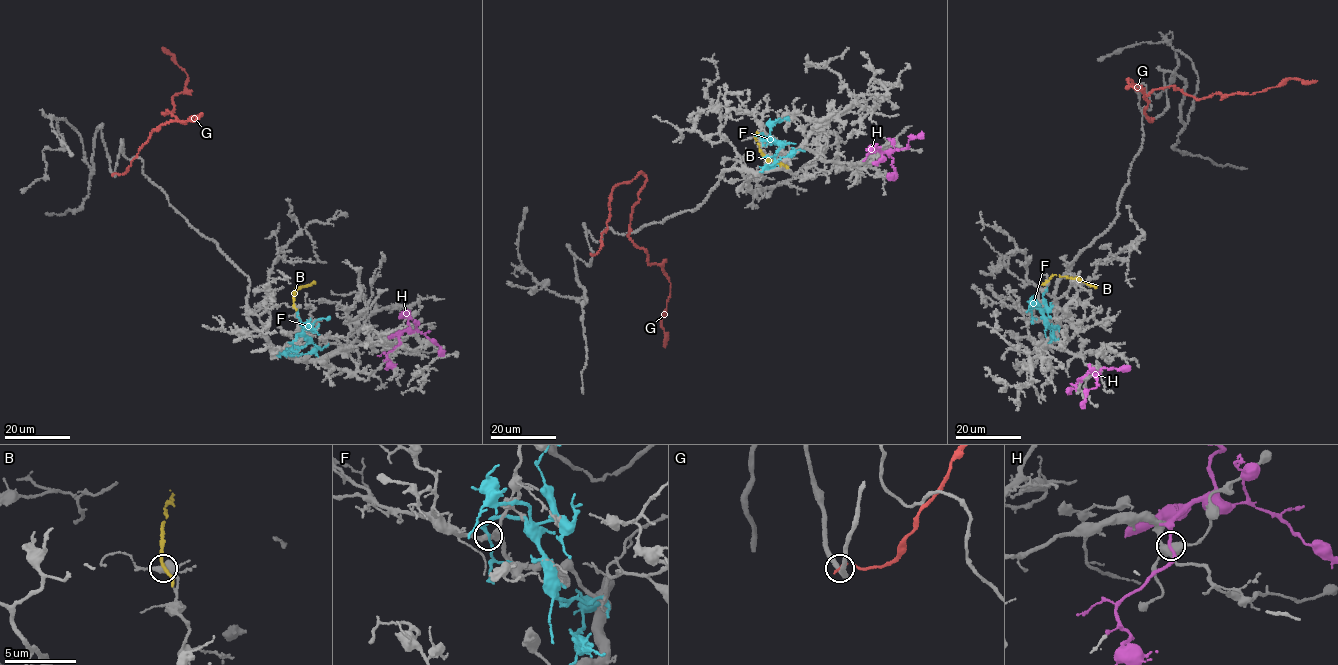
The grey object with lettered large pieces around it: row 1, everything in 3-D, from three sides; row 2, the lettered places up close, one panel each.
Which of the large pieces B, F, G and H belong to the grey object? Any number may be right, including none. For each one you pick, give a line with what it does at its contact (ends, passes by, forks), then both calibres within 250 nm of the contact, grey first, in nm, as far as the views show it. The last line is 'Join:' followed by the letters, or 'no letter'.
Join: no letter

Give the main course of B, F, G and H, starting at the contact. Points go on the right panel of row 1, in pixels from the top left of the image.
B: (1046, 282), (1054, 275), (1079, 279), (1097, 286)
F: (1031, 312), (1033, 307), (1038, 307), (1046, 325), (1057, 326), (1050, 334), (1058, 339)
G: (1152, 118), (1144, 89), (1128, 79), (1126, 88), (1148, 95), (1173, 86), (1200, 99), (1317, 81)
H: (1084, 376), (1094, 372), (1097, 378), (1095, 388), (1089, 389), (1082, 408)

